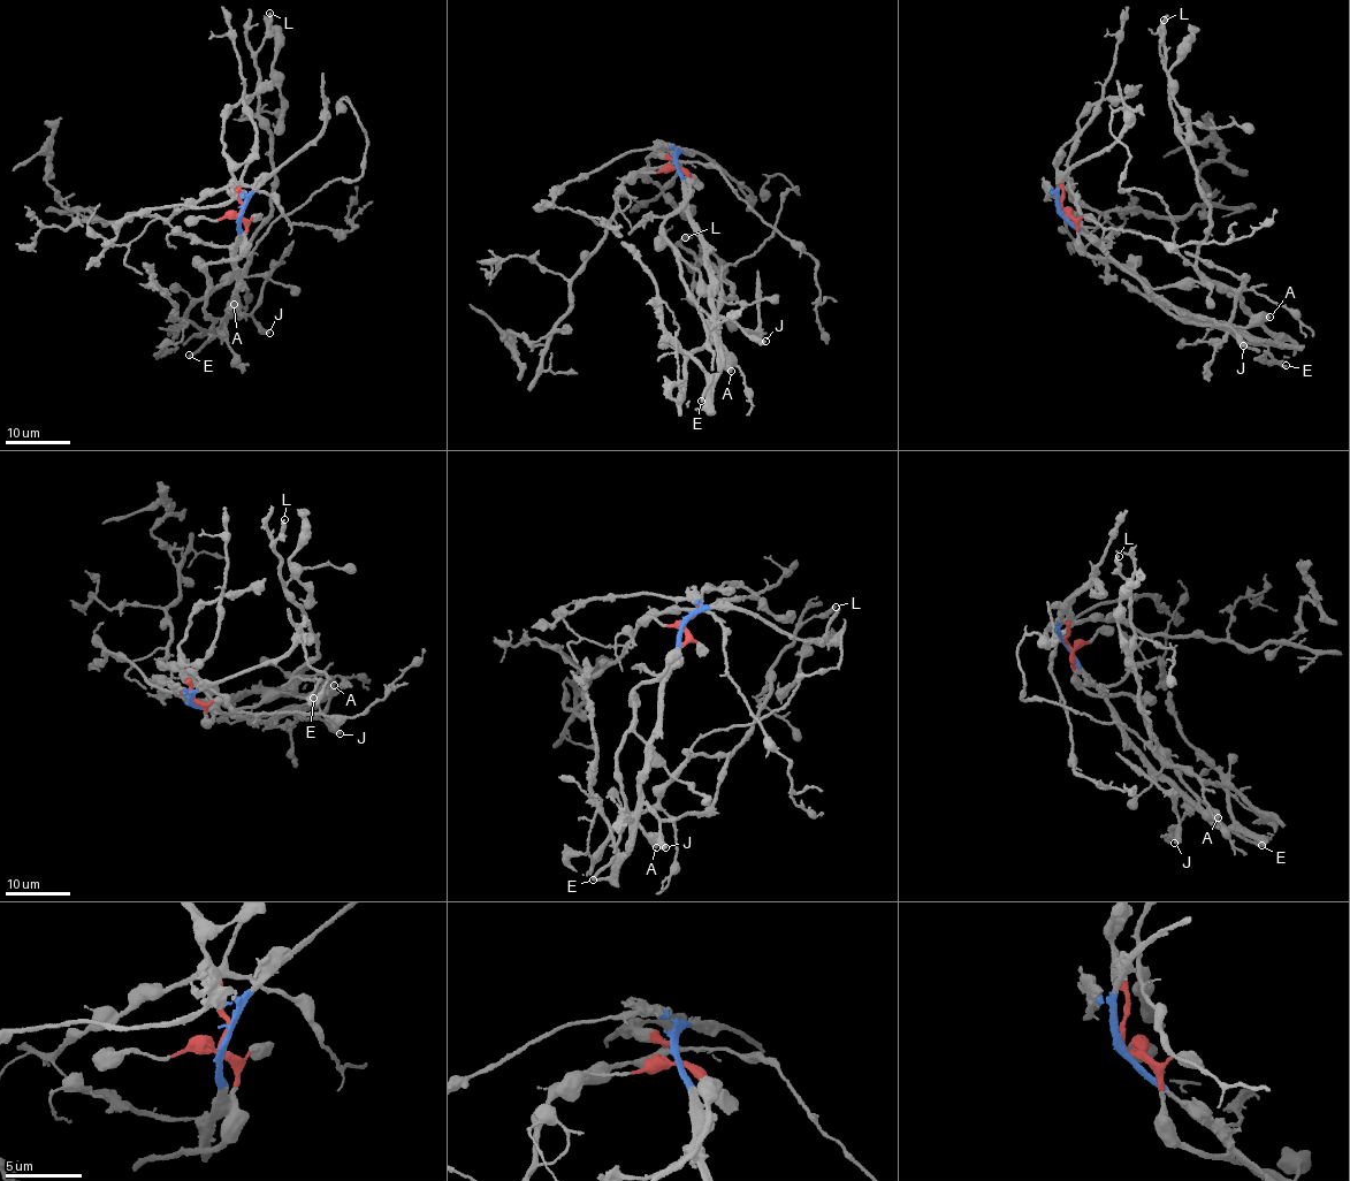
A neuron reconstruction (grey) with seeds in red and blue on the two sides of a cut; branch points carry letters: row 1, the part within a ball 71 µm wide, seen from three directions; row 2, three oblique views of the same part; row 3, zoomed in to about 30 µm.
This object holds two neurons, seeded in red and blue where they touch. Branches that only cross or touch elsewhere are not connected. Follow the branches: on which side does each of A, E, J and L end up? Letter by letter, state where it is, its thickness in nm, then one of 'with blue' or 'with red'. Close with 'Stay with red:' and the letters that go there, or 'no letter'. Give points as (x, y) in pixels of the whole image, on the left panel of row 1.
A: place (234, 304); calibre 600 nm; with red
E: place (189, 355); calibre 240 nm; with red
J: place (269, 333); calibre 400 nm; with blue
L: place (269, 13); calibre 240 nm; with red
Stay with red: A, E, L

